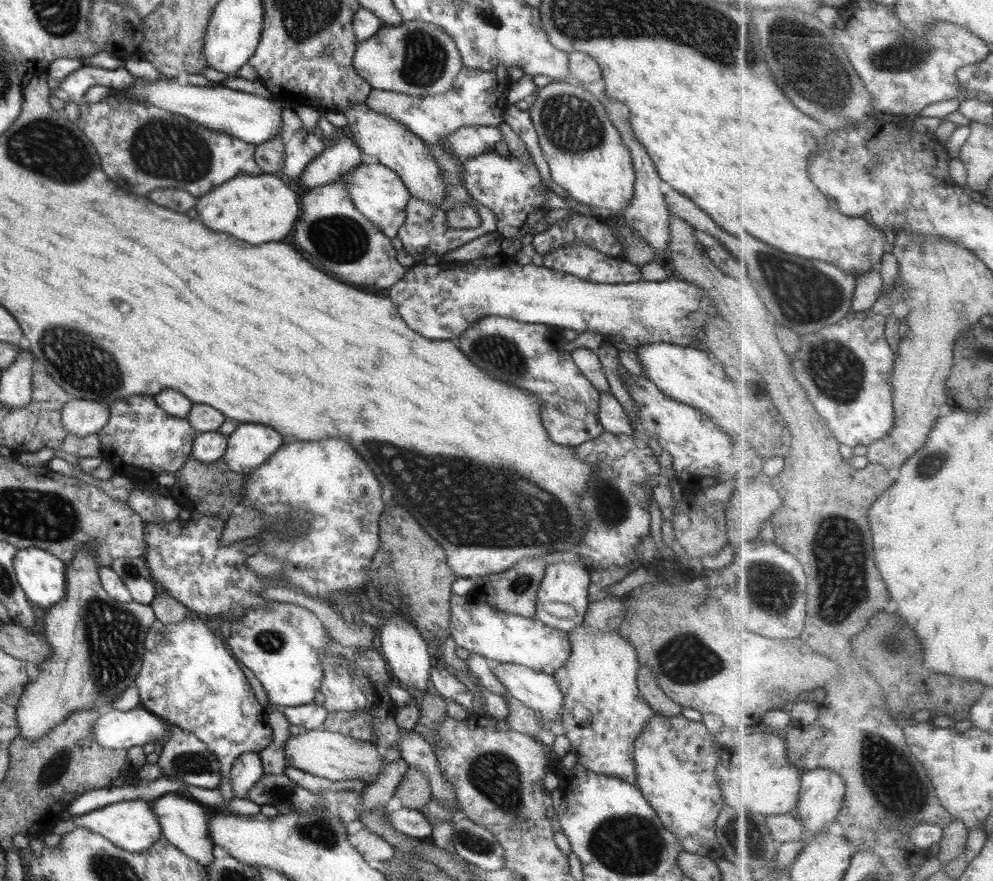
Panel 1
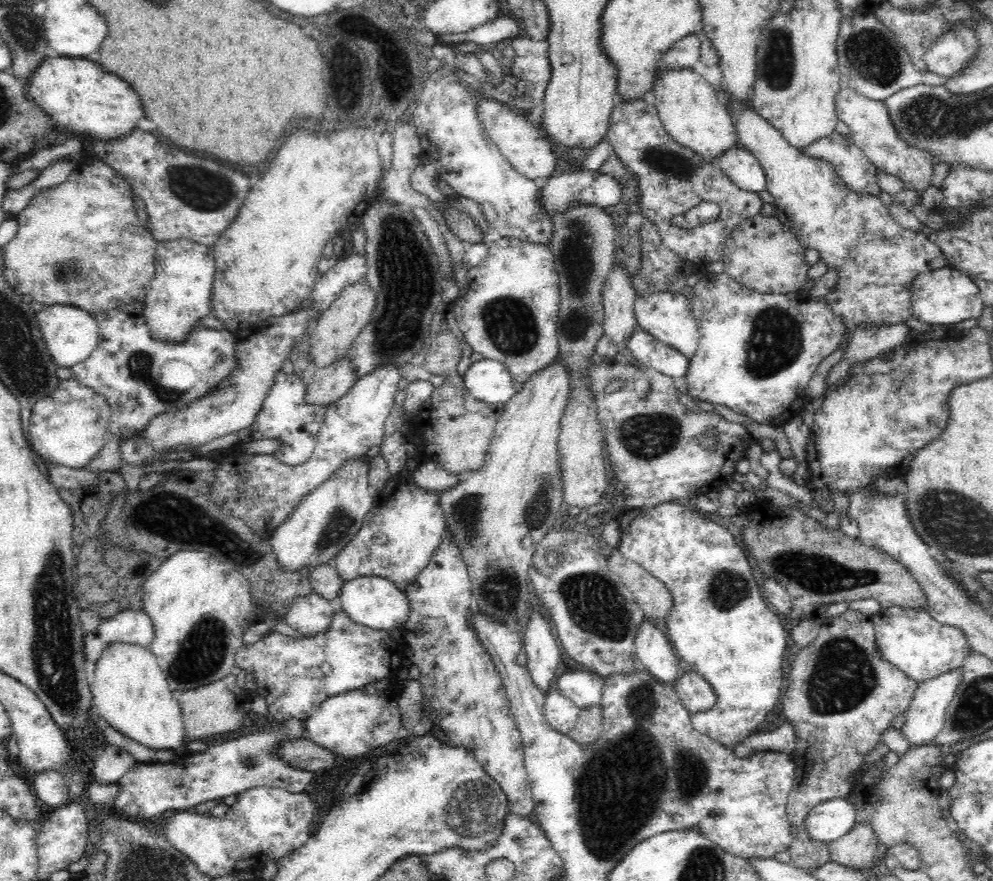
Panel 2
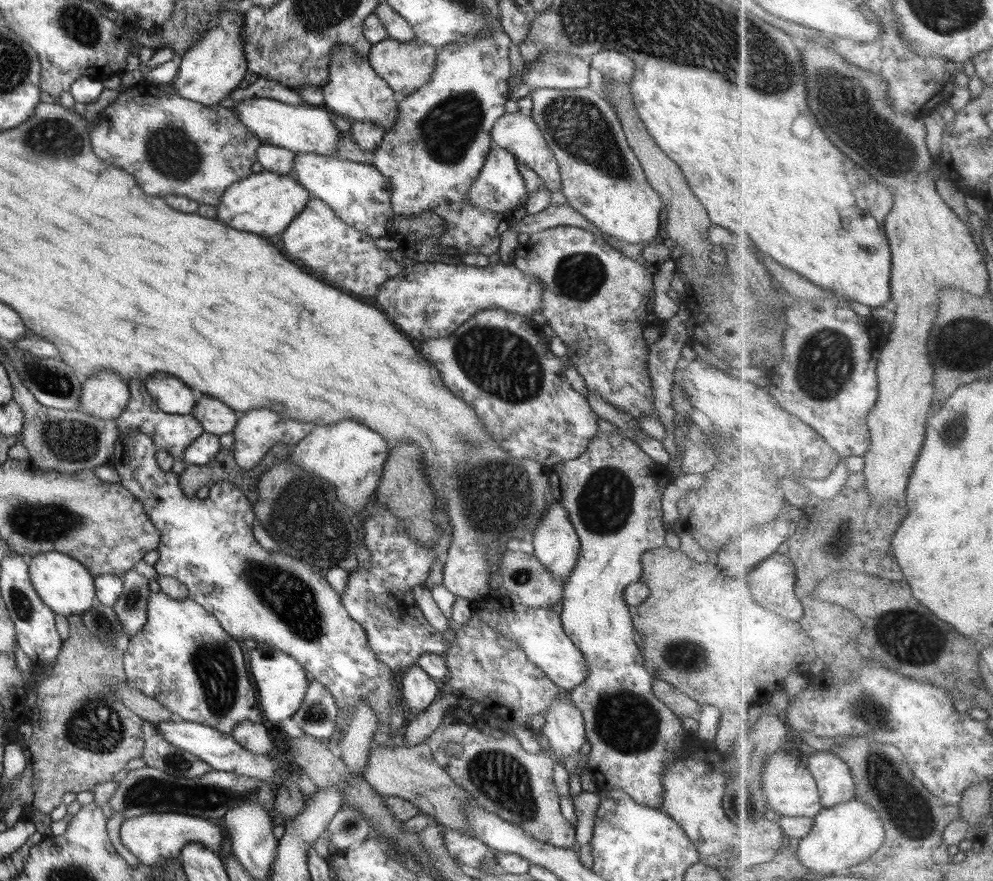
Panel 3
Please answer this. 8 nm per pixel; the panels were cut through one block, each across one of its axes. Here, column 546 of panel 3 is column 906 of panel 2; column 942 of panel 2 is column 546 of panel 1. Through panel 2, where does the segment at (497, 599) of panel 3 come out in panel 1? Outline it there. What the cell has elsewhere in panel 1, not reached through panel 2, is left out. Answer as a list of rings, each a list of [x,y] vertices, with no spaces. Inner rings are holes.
[[[453,594],[451,602],[451,643],[458,647],[465,648],[471,653],[480,654],[493,662],[503,662],[510,664],[519,664],[527,666],[536,672],[542,672],[548,675],[554,675],[558,671],[558,667],[564,666],[566,660],[571,653],[571,640],[567,632],[555,629],[551,626],[546,626],[537,618],[524,618],[517,614],[506,614],[500,612],[487,602],[482,602],[480,595],[476,595],[471,599],[466,599],[465,595]]]

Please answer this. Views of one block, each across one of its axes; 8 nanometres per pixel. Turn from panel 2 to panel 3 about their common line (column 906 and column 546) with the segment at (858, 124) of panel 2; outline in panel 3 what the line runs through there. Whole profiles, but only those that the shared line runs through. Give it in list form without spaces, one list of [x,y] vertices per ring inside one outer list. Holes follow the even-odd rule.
[[[506,113],[502,115],[490,129],[491,139],[494,146],[499,146],[514,155],[516,160],[523,162],[528,168],[531,168],[542,179],[543,186],[550,191],[562,190],[561,174],[557,160],[542,136],[542,131],[532,120],[530,114]]]

